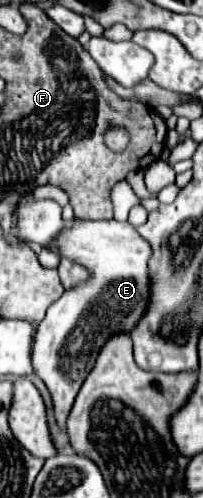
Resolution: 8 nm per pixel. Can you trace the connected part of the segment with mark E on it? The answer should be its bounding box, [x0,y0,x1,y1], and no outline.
[32,218,152,428]

